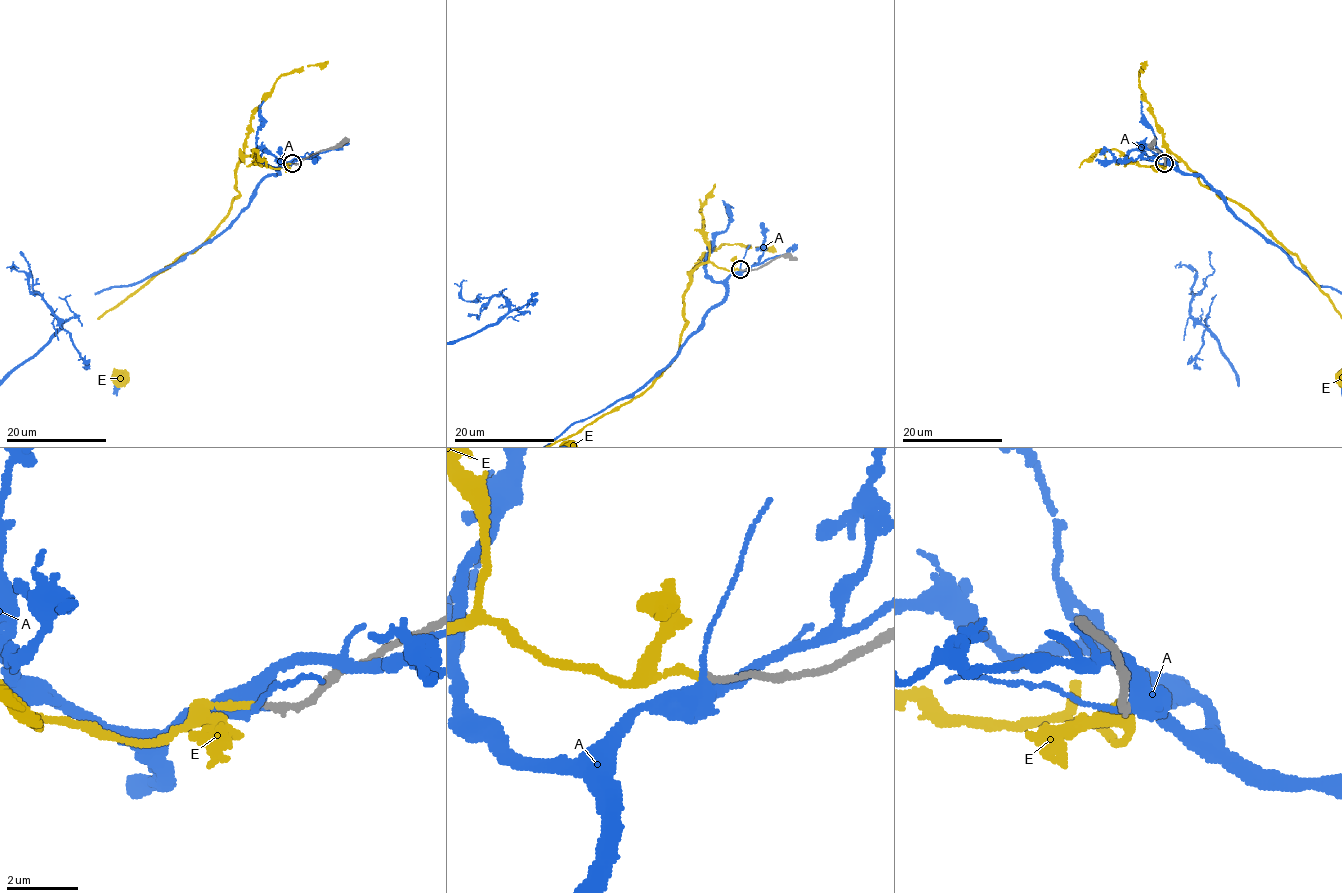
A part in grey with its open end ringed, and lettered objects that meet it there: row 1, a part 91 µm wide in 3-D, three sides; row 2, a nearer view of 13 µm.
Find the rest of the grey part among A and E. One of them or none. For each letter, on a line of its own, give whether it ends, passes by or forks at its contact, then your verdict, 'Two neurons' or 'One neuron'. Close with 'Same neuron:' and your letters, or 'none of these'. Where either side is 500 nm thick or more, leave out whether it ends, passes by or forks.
A: It forks there. Two neurons
E: It ends there. One neuron
Same neuron: E

